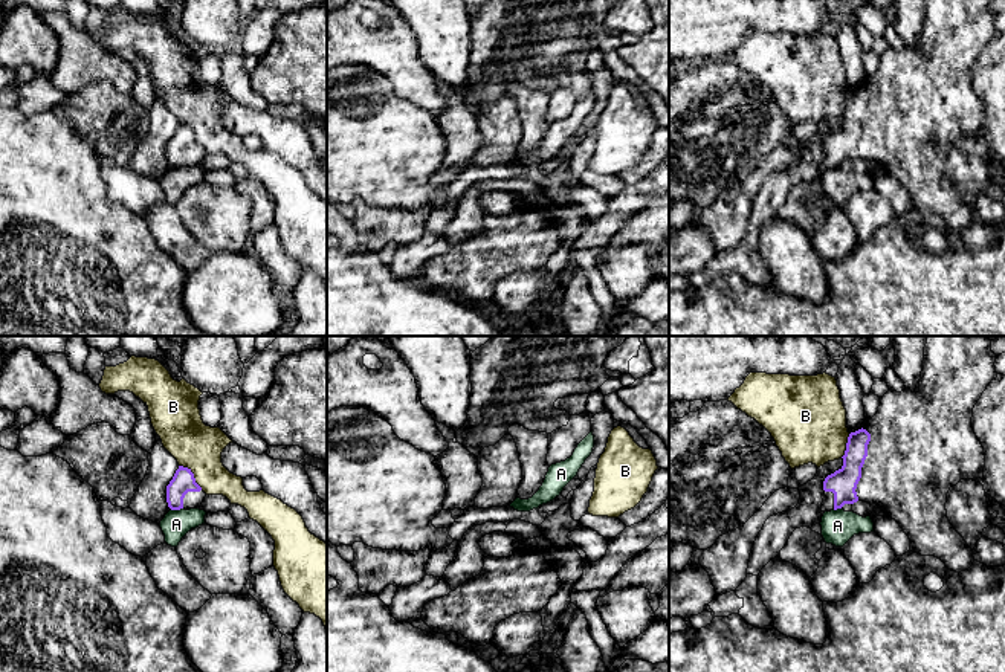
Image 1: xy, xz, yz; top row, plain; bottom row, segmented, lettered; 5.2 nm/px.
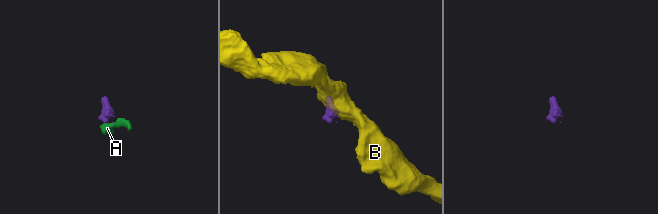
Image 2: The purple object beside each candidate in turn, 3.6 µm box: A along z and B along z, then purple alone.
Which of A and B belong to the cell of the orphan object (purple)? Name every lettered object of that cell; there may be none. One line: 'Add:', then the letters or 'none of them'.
Add: none of them

